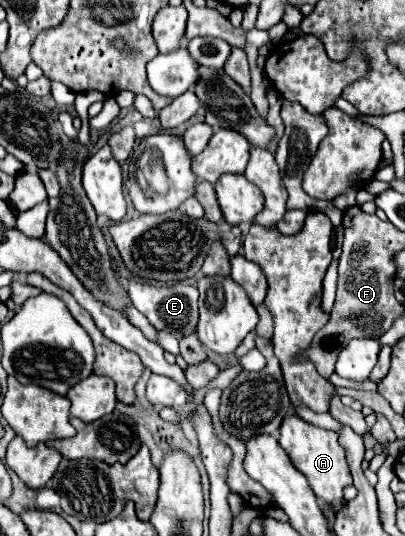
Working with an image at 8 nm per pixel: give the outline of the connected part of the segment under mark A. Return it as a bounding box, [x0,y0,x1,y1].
[278,414,352,504]

